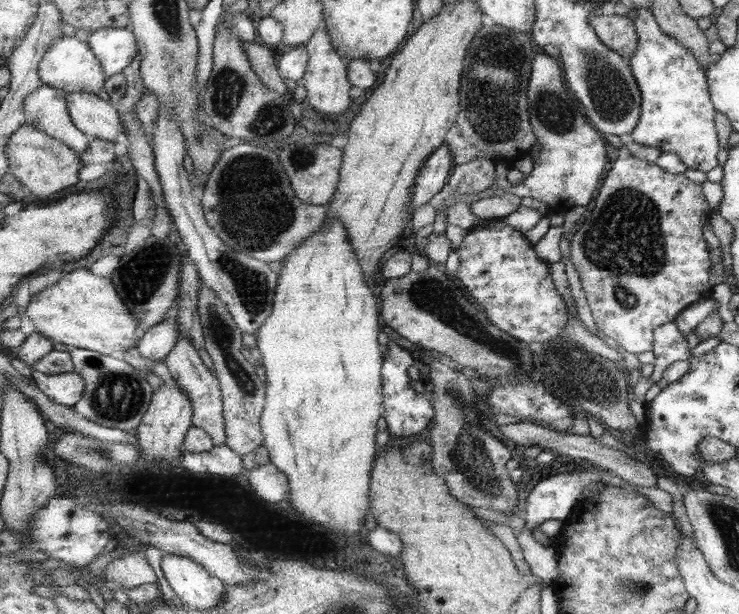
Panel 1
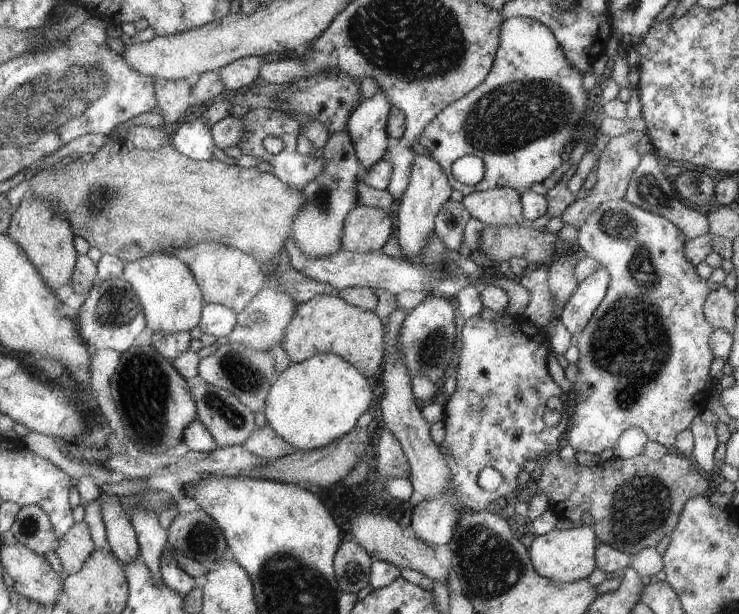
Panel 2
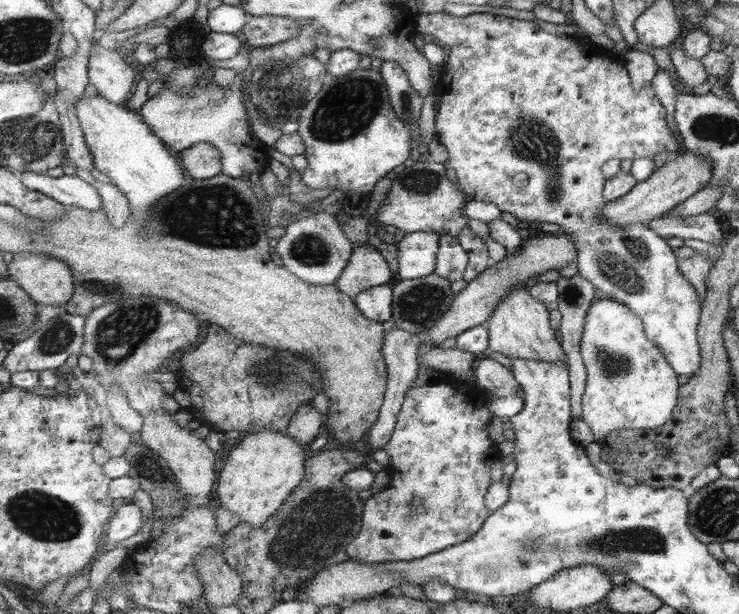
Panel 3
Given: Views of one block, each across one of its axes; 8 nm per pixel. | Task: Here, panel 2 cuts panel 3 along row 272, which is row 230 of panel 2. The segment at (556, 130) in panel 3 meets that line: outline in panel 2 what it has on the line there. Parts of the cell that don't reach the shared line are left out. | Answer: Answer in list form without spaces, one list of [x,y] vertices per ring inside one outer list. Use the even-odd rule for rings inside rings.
[[[621,199],[606,200],[601,205],[601,208],[598,208],[580,228],[576,240],[587,257],[598,260],[603,267],[609,270],[612,281],[610,282],[606,299],[597,308],[597,312],[591,317],[591,322],[577,340],[576,346],[579,350],[579,359],[576,363],[578,377],[573,383],[576,403],[575,409],[572,411],[572,427],[566,434],[567,442],[576,453],[585,451],[599,454],[599,452],[607,450],[607,448],[614,449],[621,435],[631,427],[641,427],[643,431],[647,432],[651,441],[662,444],[668,450],[672,450],[679,434],[690,428],[697,414],[707,410],[706,404],[709,402],[710,392],[716,384],[709,371],[713,360],[716,358],[712,344],[716,328],[706,319],[706,312],[704,311],[707,299],[713,291],[709,288],[707,280],[697,274],[696,264],[689,260],[689,257],[686,255],[686,244],[689,238],[678,225],[671,222],[668,218],[649,212],[641,207],[636,207],[627,199]]]

